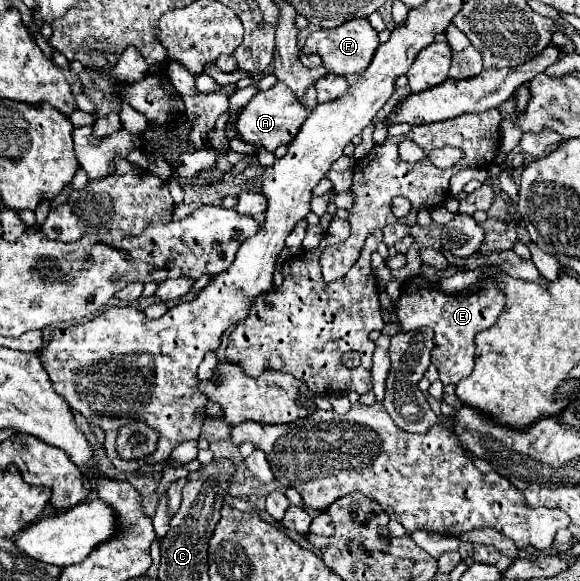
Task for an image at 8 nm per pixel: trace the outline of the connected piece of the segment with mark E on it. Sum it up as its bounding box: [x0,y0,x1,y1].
[395,274,505,384]

